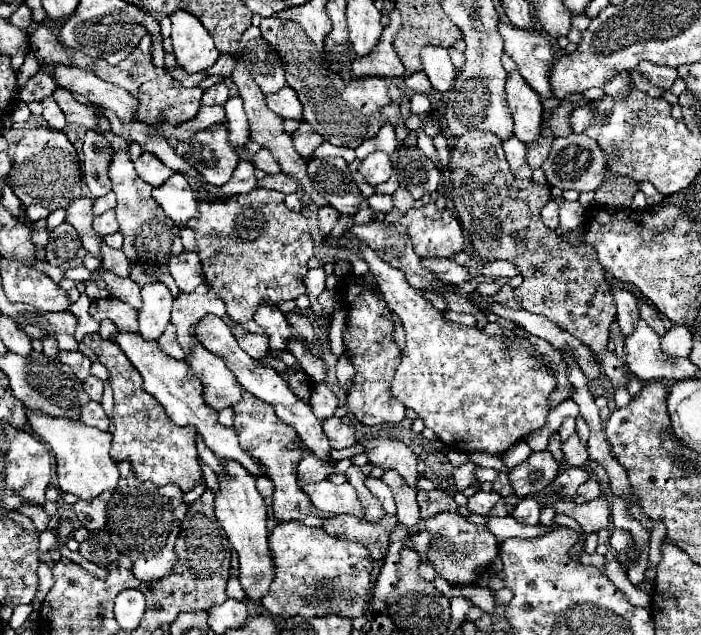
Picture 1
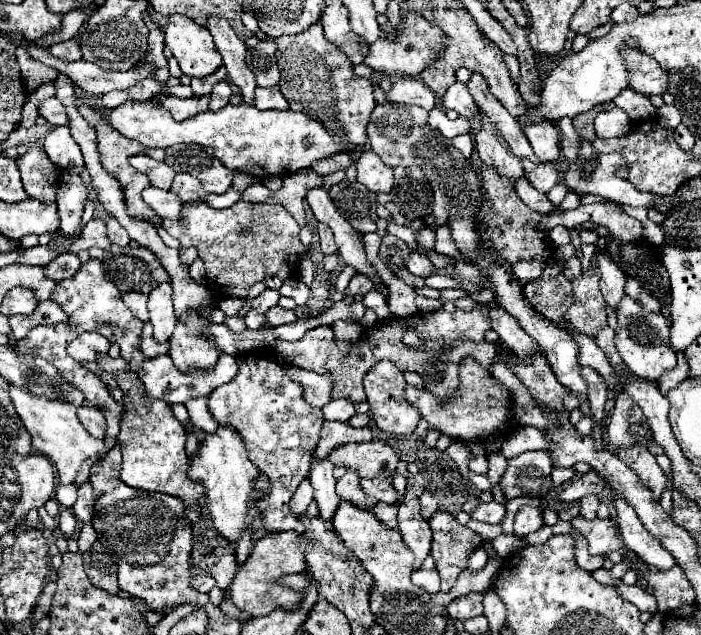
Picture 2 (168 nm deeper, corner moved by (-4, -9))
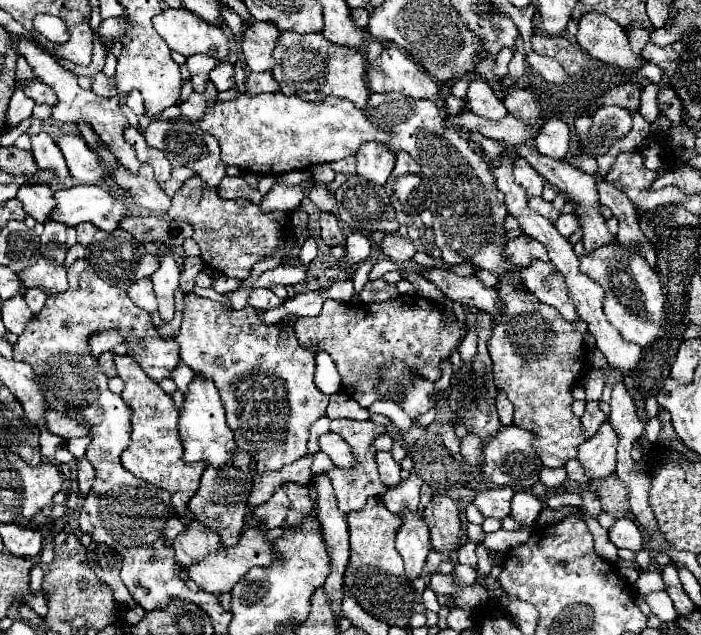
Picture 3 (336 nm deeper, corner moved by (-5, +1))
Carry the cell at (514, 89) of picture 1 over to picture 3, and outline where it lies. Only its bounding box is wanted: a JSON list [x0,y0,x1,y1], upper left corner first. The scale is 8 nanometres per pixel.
[534,118,570,158]

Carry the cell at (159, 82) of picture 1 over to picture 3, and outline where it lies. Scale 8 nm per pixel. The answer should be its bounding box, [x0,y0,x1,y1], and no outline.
[178,82,216,120]

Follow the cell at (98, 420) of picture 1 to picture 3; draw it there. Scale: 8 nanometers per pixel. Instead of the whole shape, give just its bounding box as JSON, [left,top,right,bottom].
[46,410,88,440]

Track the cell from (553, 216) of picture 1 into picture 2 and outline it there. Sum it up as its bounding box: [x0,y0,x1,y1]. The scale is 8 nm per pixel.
[549,226,571,246]

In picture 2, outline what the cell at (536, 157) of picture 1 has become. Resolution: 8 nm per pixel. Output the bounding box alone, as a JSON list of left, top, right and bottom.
[523,160,559,194]

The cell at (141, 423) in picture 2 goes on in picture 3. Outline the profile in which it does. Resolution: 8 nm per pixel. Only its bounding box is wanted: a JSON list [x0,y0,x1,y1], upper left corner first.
[114,354,206,502]

